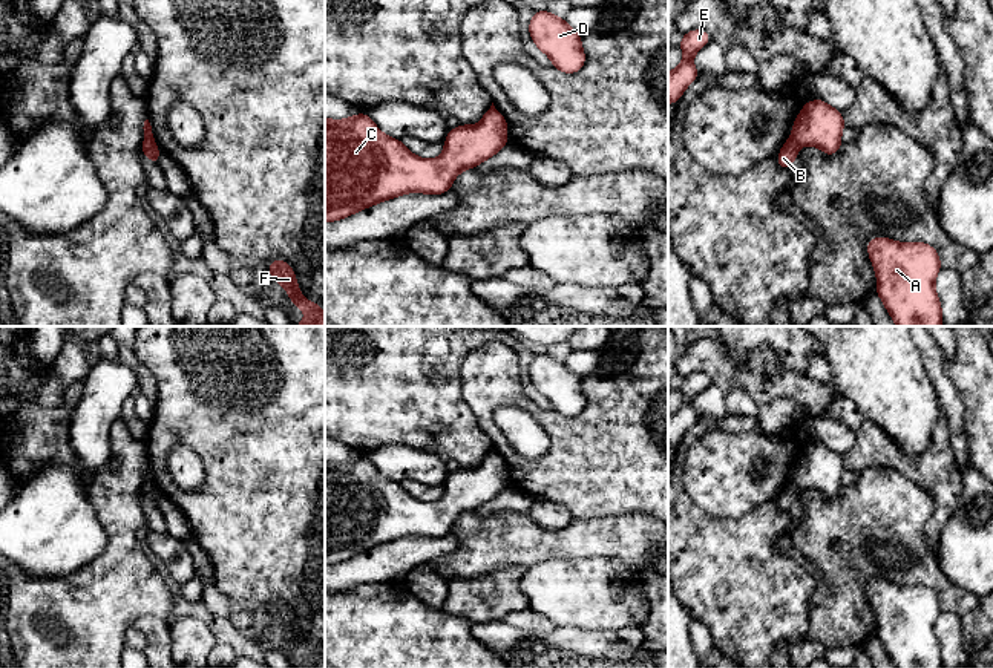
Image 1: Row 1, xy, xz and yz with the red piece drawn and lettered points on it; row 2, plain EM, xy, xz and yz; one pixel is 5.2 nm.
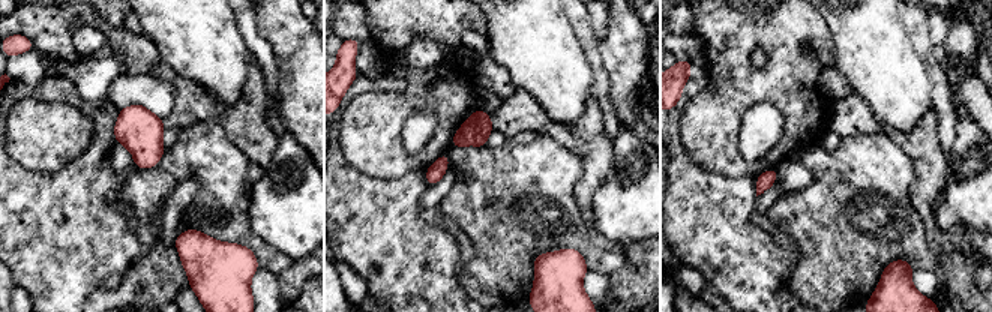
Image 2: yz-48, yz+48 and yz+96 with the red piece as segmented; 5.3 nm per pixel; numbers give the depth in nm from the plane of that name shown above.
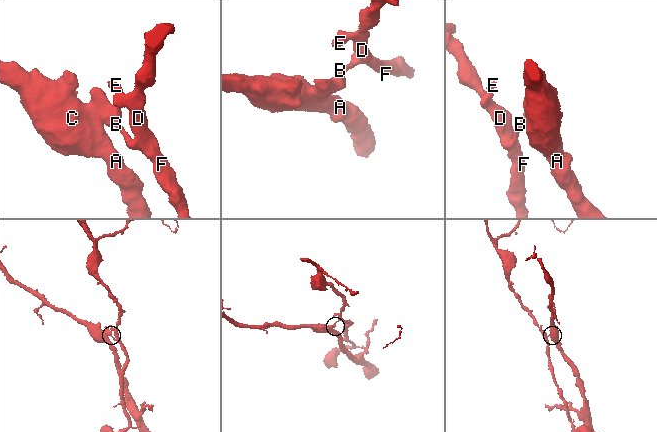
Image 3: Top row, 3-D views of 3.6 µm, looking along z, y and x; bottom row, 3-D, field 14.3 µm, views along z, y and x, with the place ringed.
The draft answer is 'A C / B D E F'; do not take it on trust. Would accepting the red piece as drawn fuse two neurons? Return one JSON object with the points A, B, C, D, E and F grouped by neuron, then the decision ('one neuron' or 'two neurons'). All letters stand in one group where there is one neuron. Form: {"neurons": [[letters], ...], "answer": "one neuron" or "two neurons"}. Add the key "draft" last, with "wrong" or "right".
{"neurons": [["A", "C"], ["B", "D", "E", "F"]], "answer": "two neurons", "draft": "right"}

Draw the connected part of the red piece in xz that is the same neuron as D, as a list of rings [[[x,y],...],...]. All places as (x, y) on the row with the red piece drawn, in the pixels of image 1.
[[[535,11],[529,23],[529,34],[535,46],[564,74],[576,74],[585,64],[581,35],[565,21],[544,11]]]

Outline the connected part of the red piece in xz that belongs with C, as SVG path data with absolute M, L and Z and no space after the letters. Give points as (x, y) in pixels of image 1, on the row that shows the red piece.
M495 107L489 109L478 124L449 129L443 144L440 156L424 159L408 150L401 139L385 135L365 112L345 120L325 118L325 222L406 193L437 196L449 192L463 170L475 169L507 146L507 121Z

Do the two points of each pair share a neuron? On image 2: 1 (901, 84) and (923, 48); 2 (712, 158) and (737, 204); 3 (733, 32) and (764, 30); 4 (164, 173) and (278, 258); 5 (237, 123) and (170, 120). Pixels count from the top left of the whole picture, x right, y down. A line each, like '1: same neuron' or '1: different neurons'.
1: different neurons
2: different neurons
3: same neuron
4: same neuron
5: same neuron

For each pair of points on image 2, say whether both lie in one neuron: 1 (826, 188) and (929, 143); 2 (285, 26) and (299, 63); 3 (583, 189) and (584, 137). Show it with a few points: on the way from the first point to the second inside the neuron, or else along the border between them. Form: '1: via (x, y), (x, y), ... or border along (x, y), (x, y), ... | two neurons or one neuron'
1: border along (875, 132), (883, 131), (911, 161), (911, 188) | two neurons
2: via (291, 35), (299, 47), (299, 54) | one neuron
3: via (590, 176), (590, 150) | one neuron

